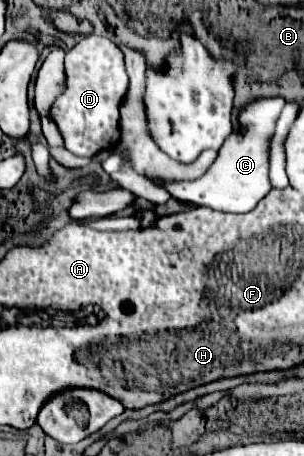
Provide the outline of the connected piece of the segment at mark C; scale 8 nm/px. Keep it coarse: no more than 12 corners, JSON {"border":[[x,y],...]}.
{"border":[[285,99],[239,111],[217,161],[171,197],[225,213],[269,191],[269,145]]}

